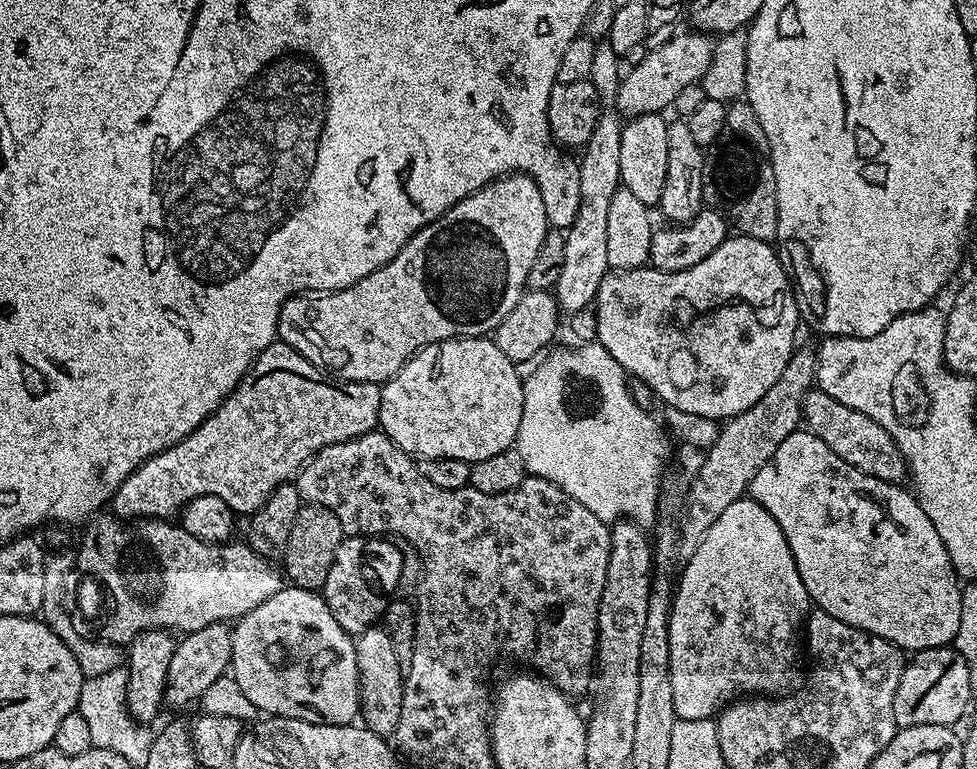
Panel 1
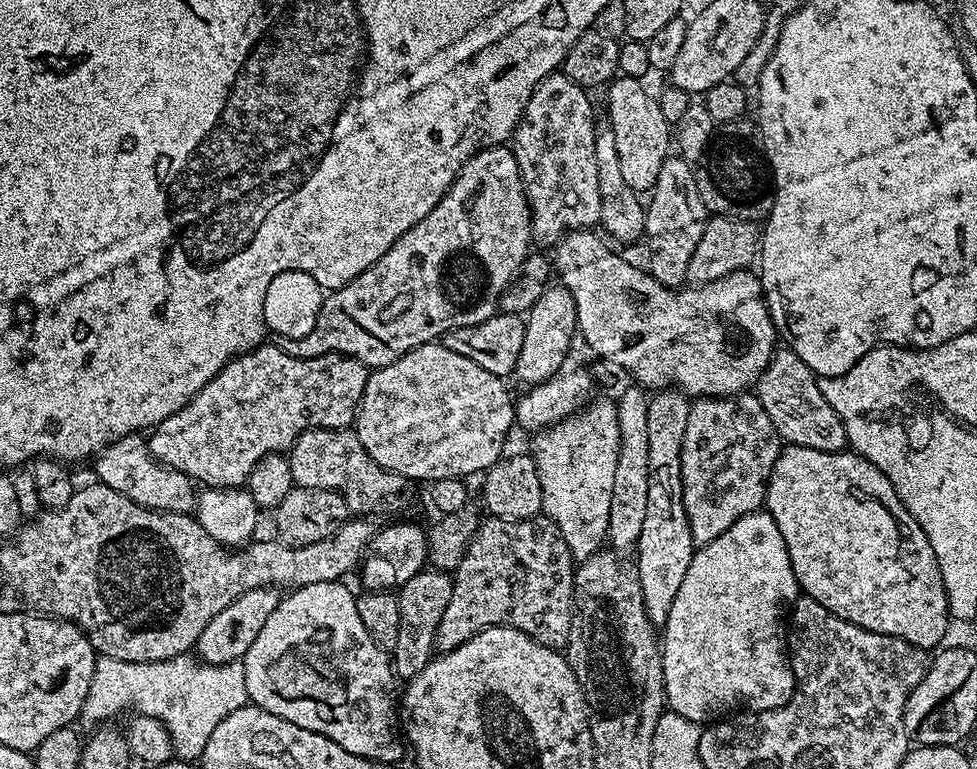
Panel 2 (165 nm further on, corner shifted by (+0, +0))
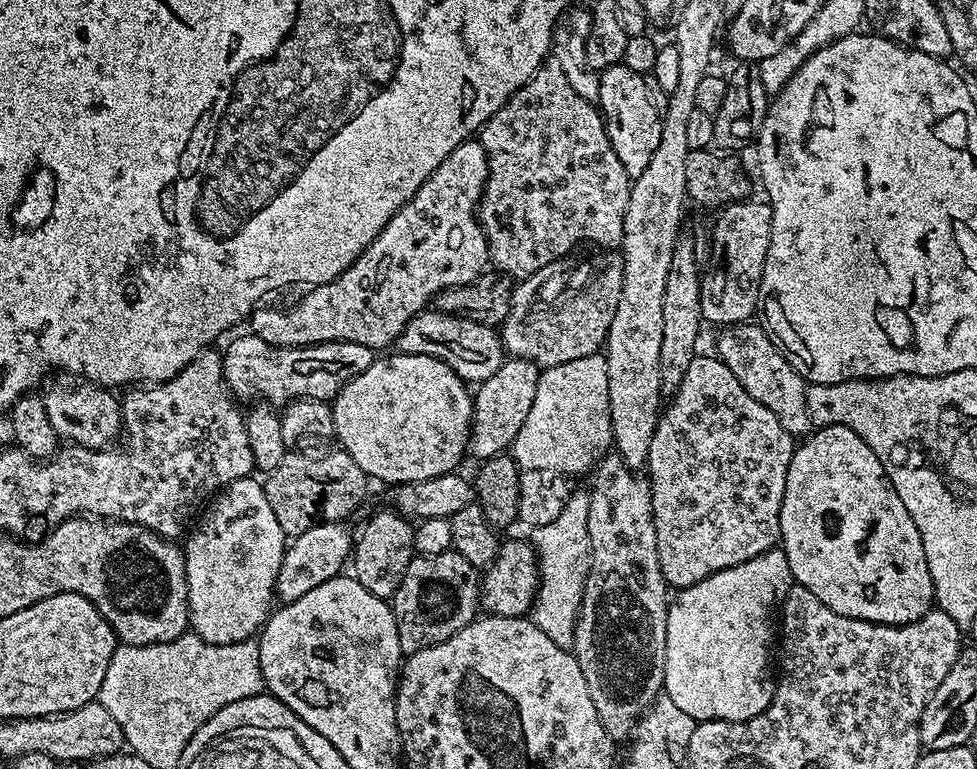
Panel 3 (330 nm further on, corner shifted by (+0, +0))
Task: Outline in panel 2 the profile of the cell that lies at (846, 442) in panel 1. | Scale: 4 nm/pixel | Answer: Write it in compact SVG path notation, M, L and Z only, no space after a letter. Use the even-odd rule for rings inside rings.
M777 347L766 370L762 370L760 379L754 385L754 394L762 402L766 414L770 414L770 422L774 422L774 430L785 445L797 444L827 452L845 451L842 420L838 418L838 414L834 414L834 406L830 406L830 402L822 398L816 373L791 348Z

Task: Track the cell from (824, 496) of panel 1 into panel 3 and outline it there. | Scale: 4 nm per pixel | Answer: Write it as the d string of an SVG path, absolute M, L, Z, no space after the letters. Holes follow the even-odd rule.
M820 426L811 434L803 437L802 442L795 445L790 466L786 470L786 490L782 498L782 510L780 511L780 538L786 558L790 562L792 579L801 584L818 602L822 602L834 614L849 616L855 620L869 620L872 624L909 624L918 618L922 618L933 607L932 579L930 578L930 566L926 566L926 550L922 546L922 538L918 534L918 526L914 526L914 518L910 518L910 510L902 506L902 498L898 498L898 490L890 482L882 462L878 462L878 454L854 434L846 426Z

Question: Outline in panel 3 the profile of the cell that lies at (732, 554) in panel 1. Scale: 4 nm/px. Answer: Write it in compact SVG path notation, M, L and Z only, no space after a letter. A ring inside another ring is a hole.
M777 546L750 558L746 562L718 570L714 574L710 574L708 578L702 578L702 582L698 582L694 586L679 589L675 593L674 599L669 603L668 617L666 618L663 695L668 696L670 702L674 702L674 706L678 706L678 710L690 714L690 718L697 722L701 720L728 720L733 724L762 714L766 710L766 706L770 706L776 693L778 680L774 675L774 637L778 632L778 609L783 605L786 594L792 588L793 583L790 562L786 558L783 547Z

